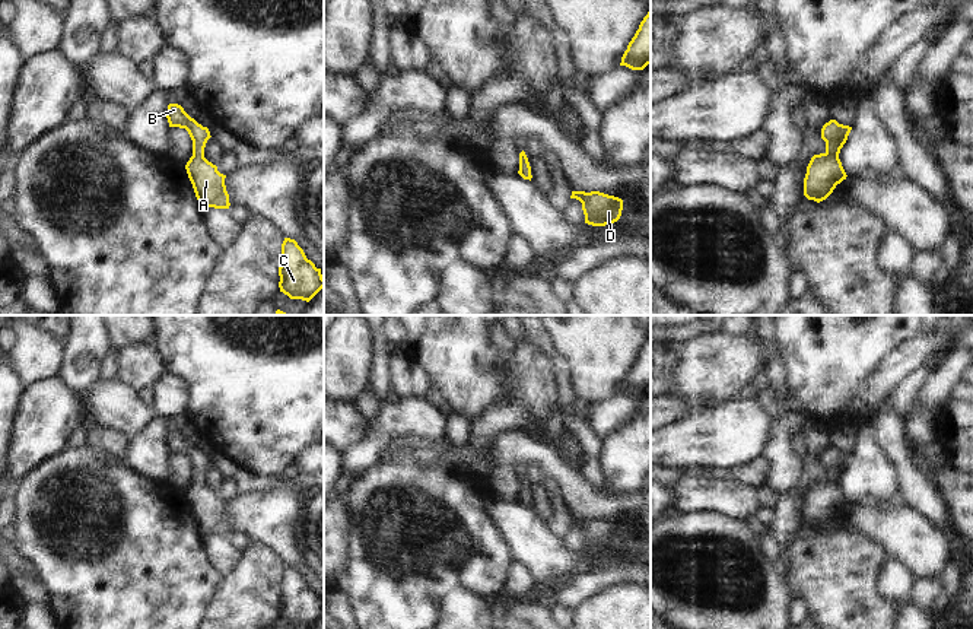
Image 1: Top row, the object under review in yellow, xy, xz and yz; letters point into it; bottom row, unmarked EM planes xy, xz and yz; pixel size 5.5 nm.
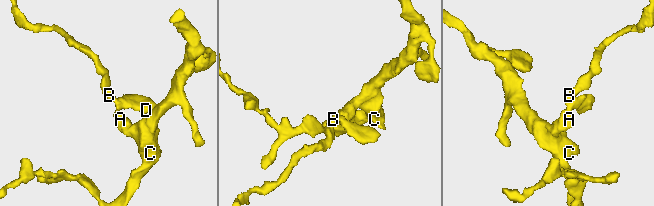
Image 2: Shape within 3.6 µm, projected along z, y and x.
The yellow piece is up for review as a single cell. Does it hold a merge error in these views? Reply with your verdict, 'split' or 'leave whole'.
leave whole

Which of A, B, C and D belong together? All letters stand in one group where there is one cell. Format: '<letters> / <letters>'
A B C D

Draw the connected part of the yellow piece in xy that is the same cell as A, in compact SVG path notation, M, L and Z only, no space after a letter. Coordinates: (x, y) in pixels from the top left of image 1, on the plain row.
M169 431L166 445L169 454L185 455L193 467L193 483L185 492L188 505L193 511L201 537L209 534L229 536L229 521L226 518L226 502L204 485L204 474L212 464L207 454L191 445L181 432Z

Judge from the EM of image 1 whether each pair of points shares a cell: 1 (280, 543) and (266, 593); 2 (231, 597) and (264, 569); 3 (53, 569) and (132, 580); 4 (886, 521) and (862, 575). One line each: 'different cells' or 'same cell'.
1: different cells
2: same cell
3: same cell
4: different cells

